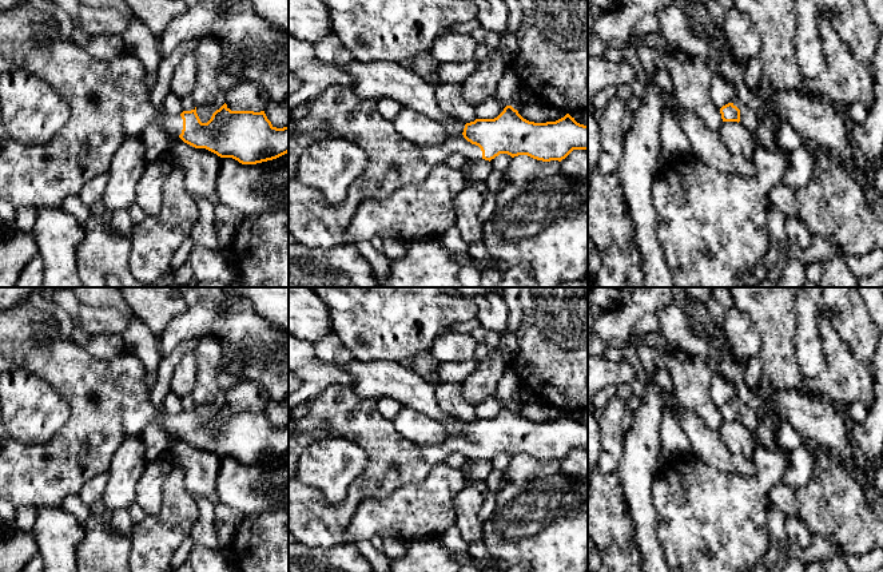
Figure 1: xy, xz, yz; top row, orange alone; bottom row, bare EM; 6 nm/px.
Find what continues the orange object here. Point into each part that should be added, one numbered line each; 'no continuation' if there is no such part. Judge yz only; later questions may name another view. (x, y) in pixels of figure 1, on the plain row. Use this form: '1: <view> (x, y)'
1: yz (748, 418)

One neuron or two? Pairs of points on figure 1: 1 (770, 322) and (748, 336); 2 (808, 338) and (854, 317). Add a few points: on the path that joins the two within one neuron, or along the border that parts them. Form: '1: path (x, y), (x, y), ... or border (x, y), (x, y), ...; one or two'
1: border (736, 308), (750, 318), (759, 333), (758, 352); two
2: path (808, 320), (808, 309), (815, 302), (835, 302); one

